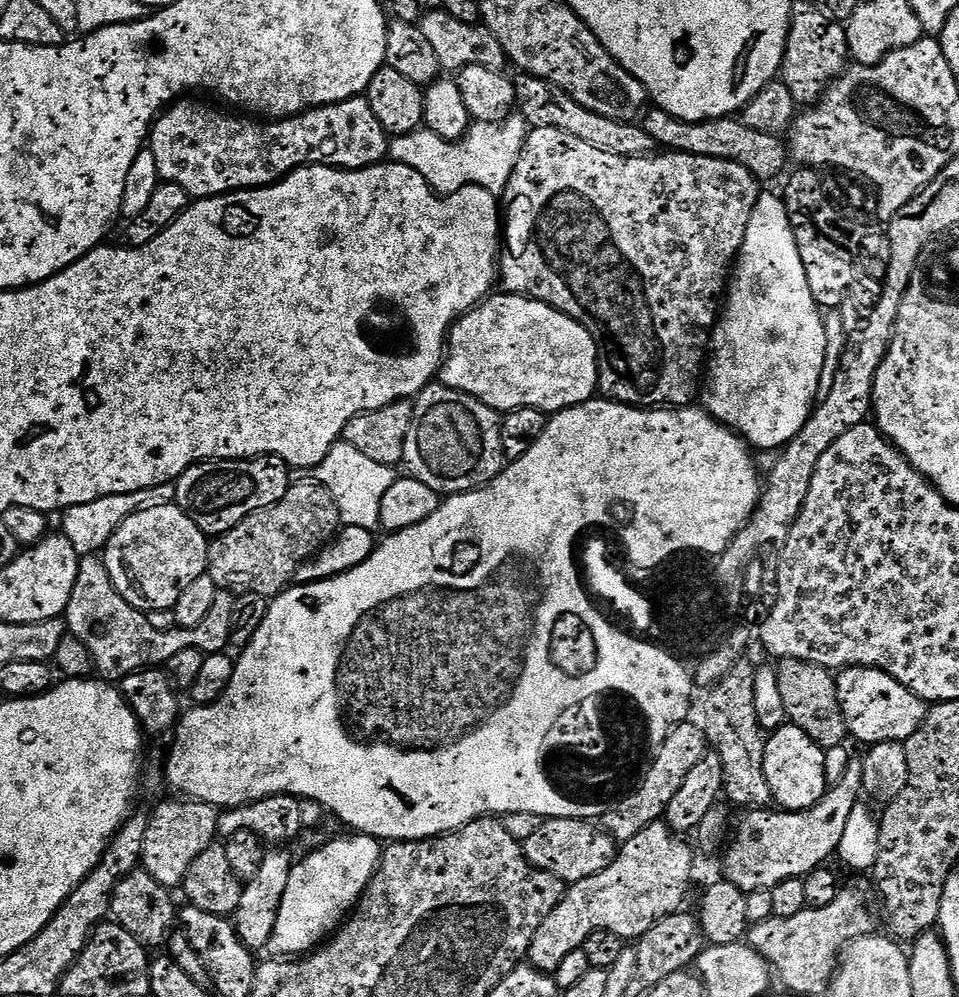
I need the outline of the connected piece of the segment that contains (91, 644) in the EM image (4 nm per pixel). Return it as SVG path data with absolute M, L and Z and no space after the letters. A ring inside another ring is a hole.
M99 555L81 556L78 578L74 578L74 590L64 611L67 631L86 650L92 659L92 667L105 681L119 682L144 668L167 666L170 658L183 652L198 650L205 656L223 652L232 640L232 623L236 620L237 597L231 592L217 591L210 614L198 622L196 628L173 627L173 632L163 632L151 624L149 617L139 608L130 606L122 594L116 592L110 574Z

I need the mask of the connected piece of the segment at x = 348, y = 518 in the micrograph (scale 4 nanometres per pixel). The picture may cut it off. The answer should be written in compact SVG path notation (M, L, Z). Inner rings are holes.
M337 442L322 458L322 462L314 469L314 480L327 490L338 506L340 523L344 526L358 526L362 530L375 533L380 528L380 511L382 498L386 498L386 490L394 486L398 479L397 469L391 464L373 462L366 454L354 450L354 446Z

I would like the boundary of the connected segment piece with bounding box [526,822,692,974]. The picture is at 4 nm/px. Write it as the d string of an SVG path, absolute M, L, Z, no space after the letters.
M657 822L634 834L634 838L623 841L606 870L571 885L558 902L558 906L550 910L550 914L542 922L542 926L538 926L530 942L527 963L539 972L554 974L562 958L566 958L566 954L576 948L583 948L586 938L590 938L592 932L618 934L624 941L632 942L644 936L646 930L650 930L650 926L654 926L662 918L681 911L685 907L684 899L688 896L688 883L692 880L692 852L680 840L683 839L667 824Z

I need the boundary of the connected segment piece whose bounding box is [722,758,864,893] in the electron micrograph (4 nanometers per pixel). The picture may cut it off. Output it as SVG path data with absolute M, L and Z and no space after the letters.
M852 758L842 780L831 785L823 799L806 811L772 812L770 808L745 811L732 845L731 840L727 845L729 848L724 856L723 879L746 893L766 892L778 886L778 882L801 879L816 868L827 865L828 859L837 855L847 819L854 806L860 802L864 786L862 764L861 759Z

